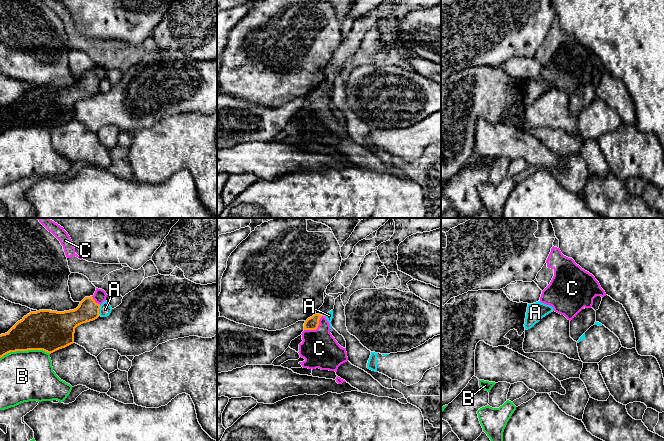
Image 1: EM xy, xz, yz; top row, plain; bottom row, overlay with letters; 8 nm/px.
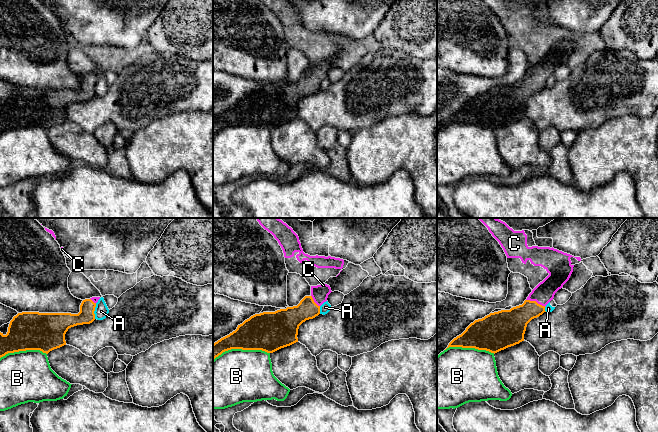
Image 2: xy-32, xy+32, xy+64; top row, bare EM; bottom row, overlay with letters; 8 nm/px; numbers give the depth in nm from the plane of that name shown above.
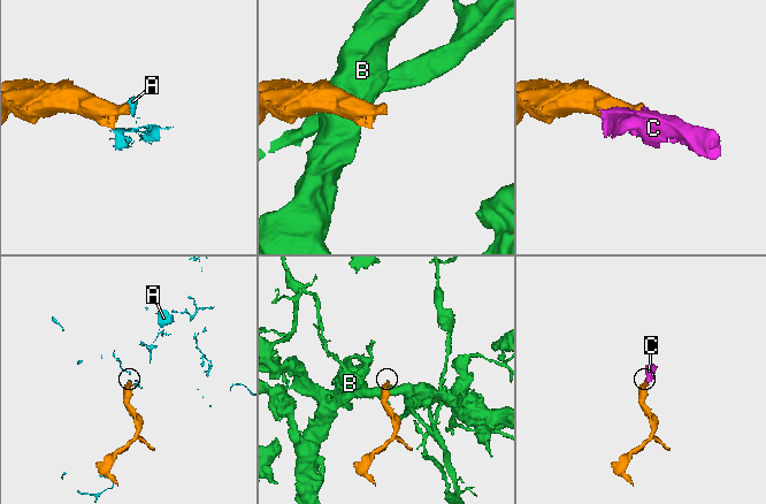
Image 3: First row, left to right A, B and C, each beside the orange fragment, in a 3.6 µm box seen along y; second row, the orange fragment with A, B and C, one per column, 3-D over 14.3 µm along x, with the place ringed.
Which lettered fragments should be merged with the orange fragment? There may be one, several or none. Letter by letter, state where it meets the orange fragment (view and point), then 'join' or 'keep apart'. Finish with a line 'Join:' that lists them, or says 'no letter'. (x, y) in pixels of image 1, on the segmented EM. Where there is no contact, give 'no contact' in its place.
A: xy (98, 310) | keep apart
B: xy (25, 350) | keep apart
C: xz (316, 328) | join
Join: C

